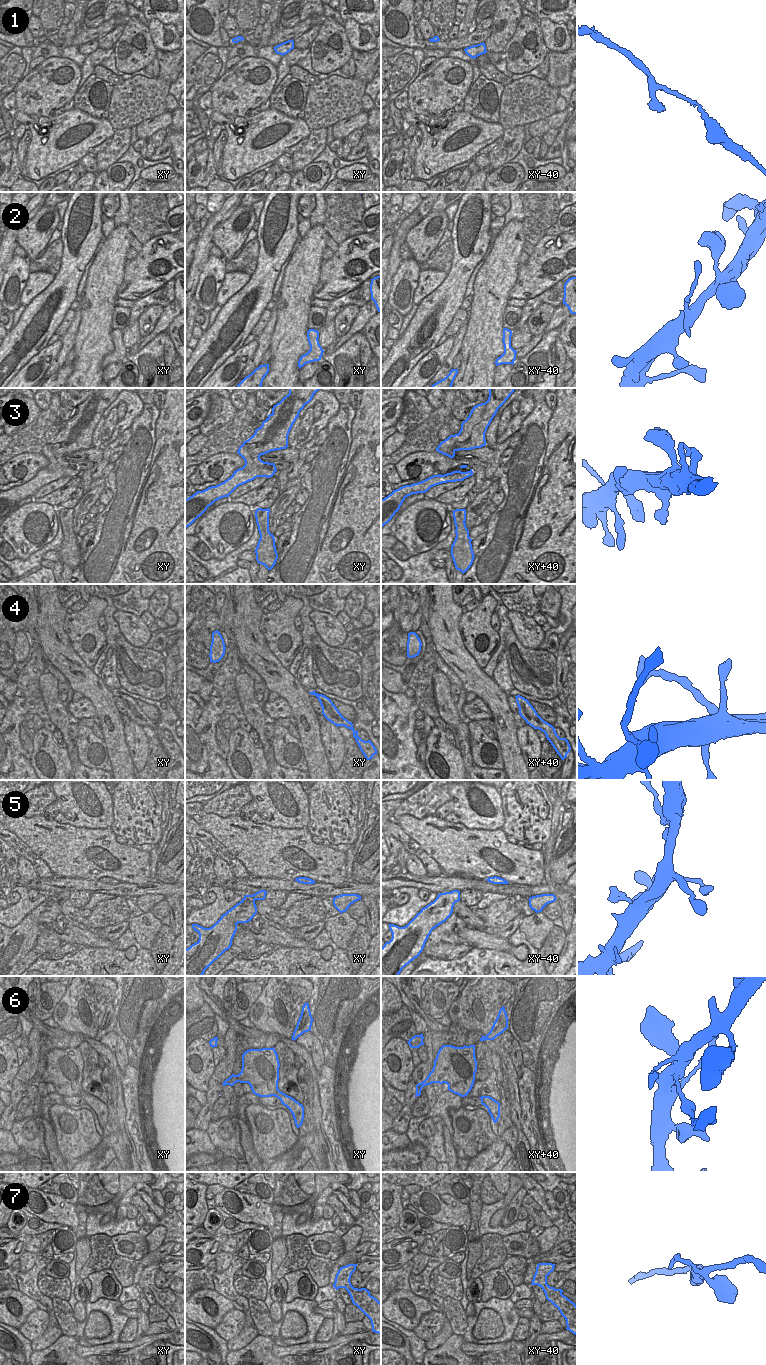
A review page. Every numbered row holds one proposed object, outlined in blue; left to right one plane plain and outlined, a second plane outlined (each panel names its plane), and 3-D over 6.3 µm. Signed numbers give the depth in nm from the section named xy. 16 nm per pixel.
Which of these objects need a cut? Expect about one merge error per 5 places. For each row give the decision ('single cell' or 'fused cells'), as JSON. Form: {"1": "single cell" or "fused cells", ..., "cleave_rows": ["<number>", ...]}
{"1": "single cell", "2": "fused cells", "3": "single cell", "4": "fused cells", "5": "single cell", "6": "fused cells", "7": "fused cells", "cleave_rows": ["2", "4", "6", "7"]}

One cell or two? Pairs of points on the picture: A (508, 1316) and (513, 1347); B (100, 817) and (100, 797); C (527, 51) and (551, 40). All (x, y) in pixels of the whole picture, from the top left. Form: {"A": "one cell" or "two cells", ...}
{"A": "two cells", "B": "one cell", "C": "two cells"}

